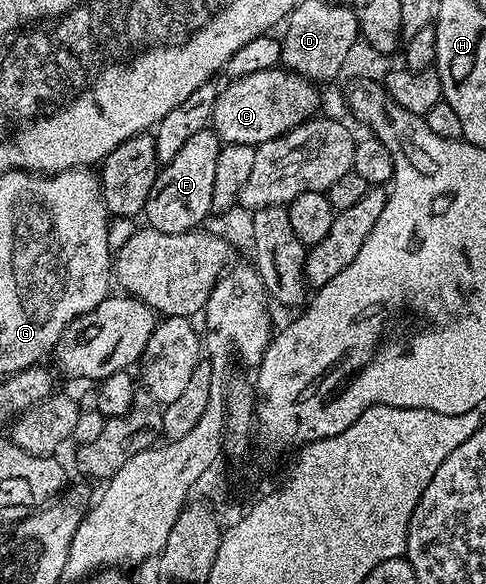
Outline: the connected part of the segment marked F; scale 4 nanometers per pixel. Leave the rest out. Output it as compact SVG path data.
M202 127L191 134L171 160L160 166L143 214L144 220L149 220L148 228L164 233L188 233L200 226L197 224L213 209L215 163L219 161L222 144L212 128Z

